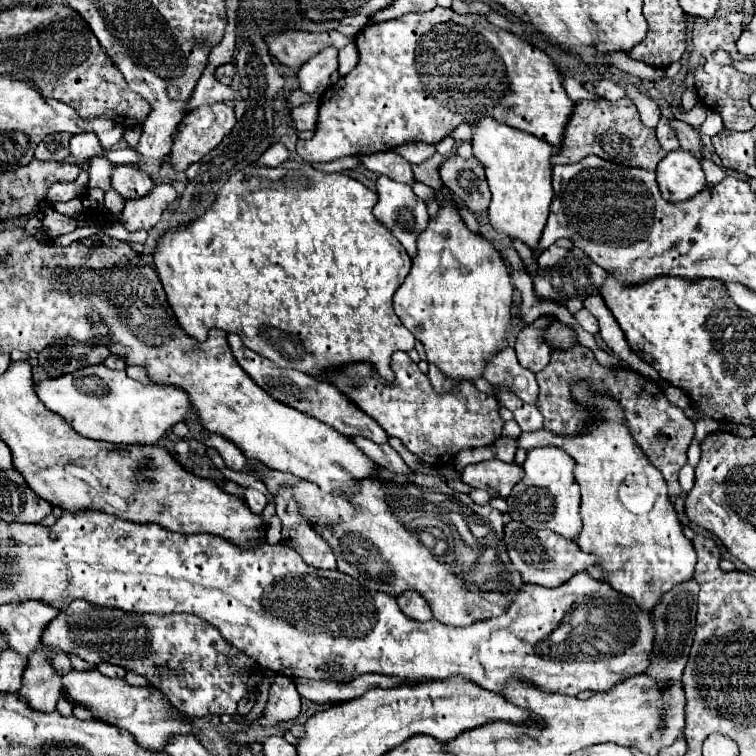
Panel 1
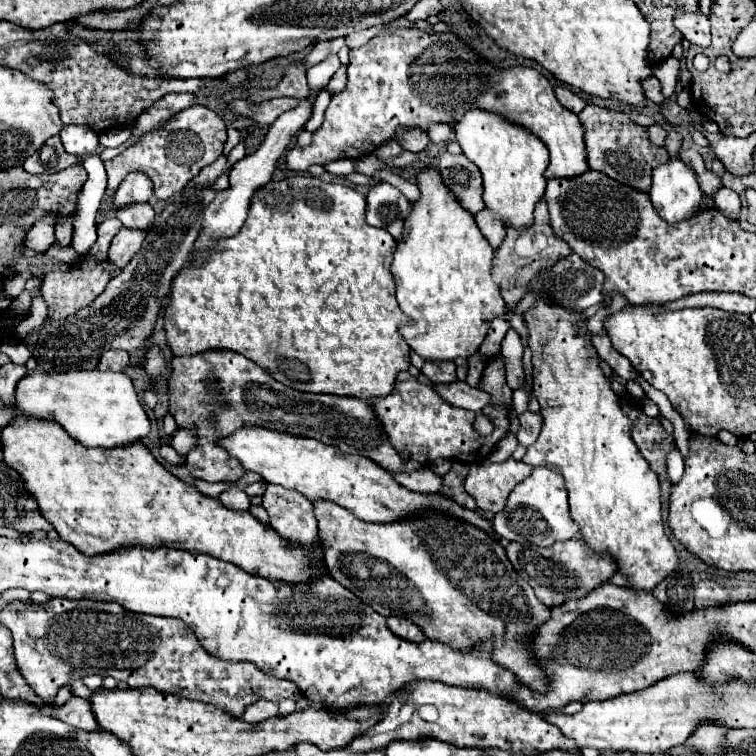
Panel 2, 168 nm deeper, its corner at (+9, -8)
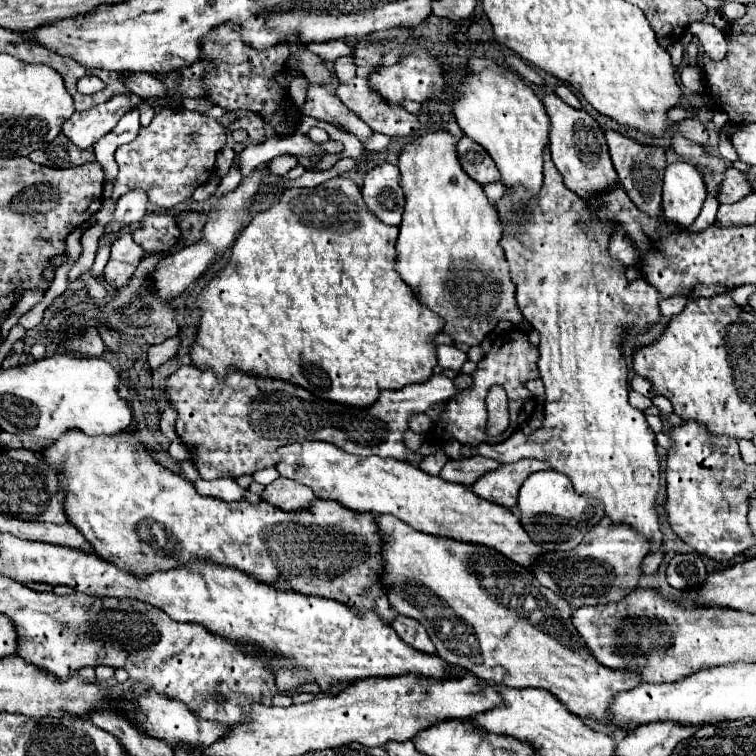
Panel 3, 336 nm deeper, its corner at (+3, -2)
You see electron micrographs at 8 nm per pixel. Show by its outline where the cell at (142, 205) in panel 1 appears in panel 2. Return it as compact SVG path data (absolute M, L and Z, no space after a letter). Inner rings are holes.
M121 228L119 234L113 238L111 248L109 248L109 262L125 268L127 260L135 256L135 252L141 248L141 242L145 240L143 230L133 230L133 228Z

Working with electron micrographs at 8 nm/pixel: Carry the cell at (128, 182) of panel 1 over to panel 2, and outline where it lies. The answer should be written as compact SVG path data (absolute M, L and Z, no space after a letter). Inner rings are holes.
M139 202L139 204L129 204L129 206L121 206L115 210L115 216L123 222L123 226L129 228L143 228L147 230L153 224L153 208L147 202Z

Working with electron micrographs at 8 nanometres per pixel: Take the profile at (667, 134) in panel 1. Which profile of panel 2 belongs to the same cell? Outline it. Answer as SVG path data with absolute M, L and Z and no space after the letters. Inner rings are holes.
M669 130L667 138L665 138L665 150L669 152L669 156L675 156L681 148L681 134L677 134L675 130Z

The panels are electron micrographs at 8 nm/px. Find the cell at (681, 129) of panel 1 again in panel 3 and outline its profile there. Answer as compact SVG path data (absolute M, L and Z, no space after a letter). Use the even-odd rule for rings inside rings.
M727 168L725 172L725 182L721 184L721 194L719 194L719 202L723 204L733 204L739 202L741 198L745 198L747 194L751 194L751 186L745 178L745 174L741 174L735 168Z

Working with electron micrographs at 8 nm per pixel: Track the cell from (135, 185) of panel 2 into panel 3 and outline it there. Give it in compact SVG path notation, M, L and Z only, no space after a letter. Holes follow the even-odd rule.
M141 190L129 192L123 198L119 198L117 208L113 212L113 218L105 226L105 234L121 232L129 224L139 222L147 214L147 204L149 204L149 200L145 198L145 194L141 194Z

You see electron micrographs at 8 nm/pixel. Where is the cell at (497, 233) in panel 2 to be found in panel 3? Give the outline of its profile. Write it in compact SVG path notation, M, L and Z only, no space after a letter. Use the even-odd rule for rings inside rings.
M493 182L493 184L487 184L487 186L483 186L483 190L485 190L487 198L491 200L491 204L495 204L495 202L501 198L501 194L503 194L505 186L503 186L501 182Z

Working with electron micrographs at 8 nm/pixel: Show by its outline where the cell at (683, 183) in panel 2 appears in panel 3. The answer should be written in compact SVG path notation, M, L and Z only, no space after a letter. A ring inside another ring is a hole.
M673 162L663 178L663 216L667 222L689 228L707 198L697 168L689 162Z

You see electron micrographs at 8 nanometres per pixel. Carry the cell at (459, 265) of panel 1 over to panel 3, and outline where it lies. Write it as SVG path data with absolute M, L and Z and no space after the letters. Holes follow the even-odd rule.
M427 130L405 144L397 166L401 172L399 182L405 192L405 212L399 226L399 258L395 270L415 290L417 298L445 320L443 332L455 342L479 346L499 320L509 320L513 324L523 322L523 314L515 302L515 284L499 246L501 224L497 222L497 212L489 204L483 188L461 168L457 158L457 138L447 130Z

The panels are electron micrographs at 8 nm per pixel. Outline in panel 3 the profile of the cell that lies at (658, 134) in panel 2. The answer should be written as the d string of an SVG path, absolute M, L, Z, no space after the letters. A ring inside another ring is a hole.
M673 134L671 136L671 144L673 144L673 150L679 154L679 156L685 156L685 158L691 158L693 166L699 170L705 186L707 186L707 192L717 198L717 192L719 192L719 186L725 178L725 170L727 170L727 164L721 156L713 156L709 152L705 152L705 148L697 142L691 142L687 138L683 138L681 134Z

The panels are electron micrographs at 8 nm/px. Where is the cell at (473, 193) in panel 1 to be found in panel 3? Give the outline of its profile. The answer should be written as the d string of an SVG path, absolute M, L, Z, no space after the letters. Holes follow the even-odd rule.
M463 136L459 140L457 150L459 150L459 162L461 162L463 170L469 176L473 176L481 186L501 180L501 174L493 162L493 158L487 154L487 150L481 144Z

